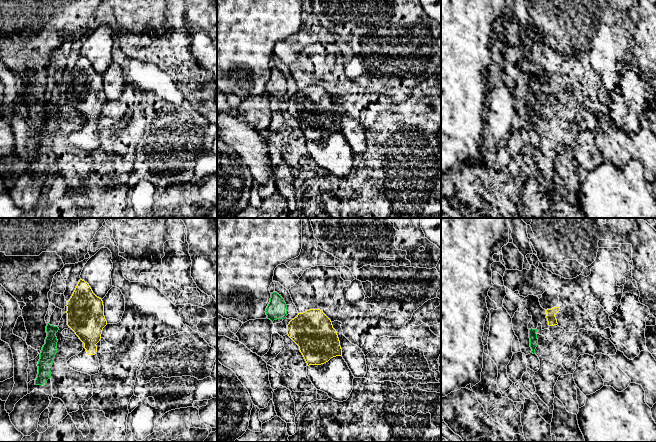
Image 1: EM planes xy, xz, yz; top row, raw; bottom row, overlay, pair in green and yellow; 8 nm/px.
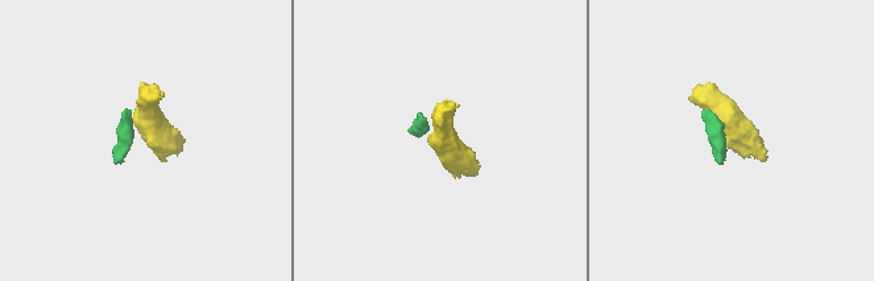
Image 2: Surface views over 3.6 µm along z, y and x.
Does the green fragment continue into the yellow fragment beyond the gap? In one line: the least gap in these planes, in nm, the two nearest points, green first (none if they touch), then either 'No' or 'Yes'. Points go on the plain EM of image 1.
Distance 50 nm. Across: xz (285, 93), (290, 97). No

